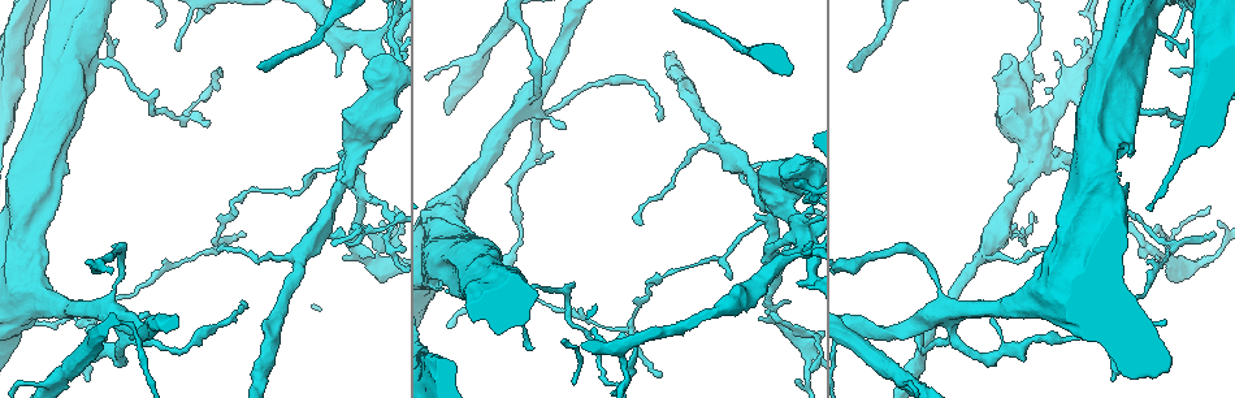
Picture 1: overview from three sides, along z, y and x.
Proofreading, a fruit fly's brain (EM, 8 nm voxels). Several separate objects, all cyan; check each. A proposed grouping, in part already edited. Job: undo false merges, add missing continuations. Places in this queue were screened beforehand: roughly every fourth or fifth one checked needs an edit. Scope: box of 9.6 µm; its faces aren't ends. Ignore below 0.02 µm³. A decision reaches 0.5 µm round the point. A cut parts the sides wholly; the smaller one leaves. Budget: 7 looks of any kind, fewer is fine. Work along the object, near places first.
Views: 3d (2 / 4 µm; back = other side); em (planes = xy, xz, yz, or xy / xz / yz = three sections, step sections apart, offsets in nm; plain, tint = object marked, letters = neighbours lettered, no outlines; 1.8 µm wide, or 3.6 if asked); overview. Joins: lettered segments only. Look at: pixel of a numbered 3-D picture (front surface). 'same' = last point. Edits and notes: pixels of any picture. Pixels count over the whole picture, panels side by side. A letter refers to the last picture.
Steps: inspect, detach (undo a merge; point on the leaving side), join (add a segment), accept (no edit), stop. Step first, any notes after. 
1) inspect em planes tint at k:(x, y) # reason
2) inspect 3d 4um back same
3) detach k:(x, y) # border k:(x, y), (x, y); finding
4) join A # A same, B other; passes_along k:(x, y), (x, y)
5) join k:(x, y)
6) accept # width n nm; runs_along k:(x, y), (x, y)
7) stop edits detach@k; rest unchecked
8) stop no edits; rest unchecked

inspect em xz step 4 letters at 1:(658, 121) # end of a long branch

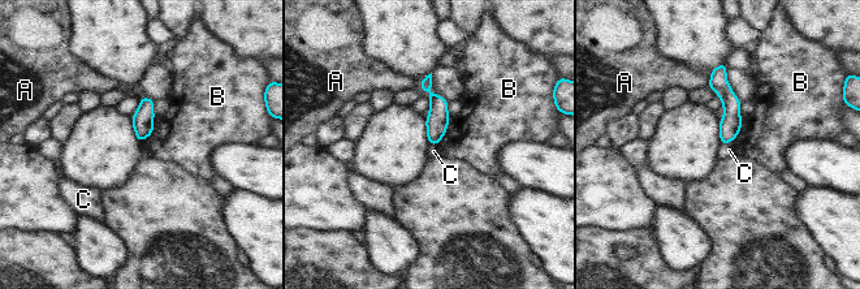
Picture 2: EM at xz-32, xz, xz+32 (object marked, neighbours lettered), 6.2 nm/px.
accept # A other, B other, C other; border 2:(450, 116), (445, 134), (433, 146); no lettered segment goes on from it

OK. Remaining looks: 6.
inspect 3d 2um at 1:(945, 314) # abrupt turn

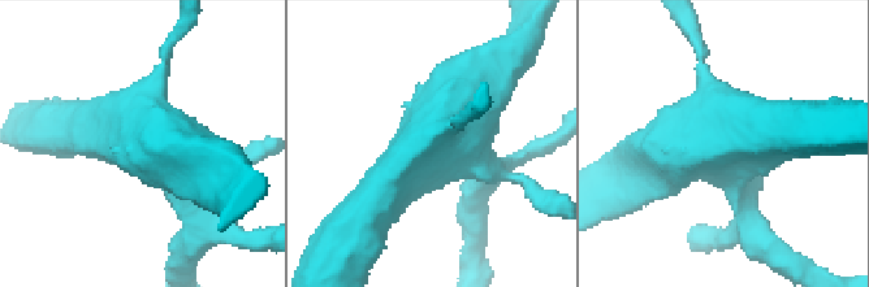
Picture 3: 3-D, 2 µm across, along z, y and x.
inspect em xy step 4 tint at 3:(453, 139) # shape alone is not enough

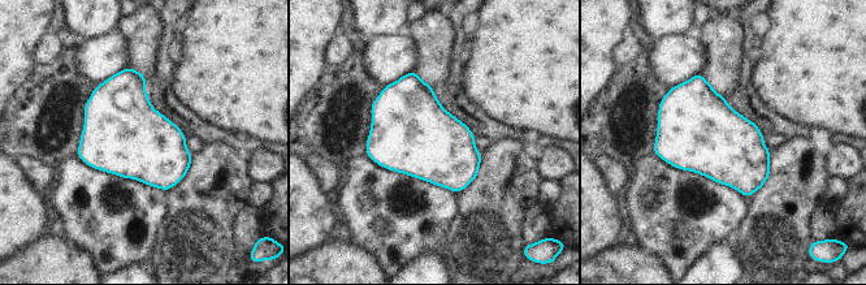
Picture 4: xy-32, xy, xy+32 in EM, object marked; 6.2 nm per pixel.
inspect em planes letters same # another direction

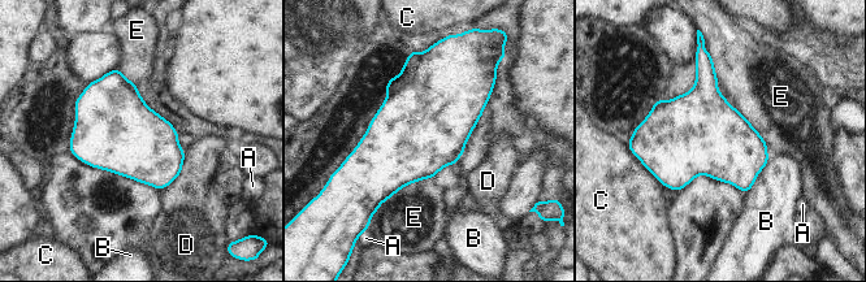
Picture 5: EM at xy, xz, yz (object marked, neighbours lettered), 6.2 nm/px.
accept # A other, B other, C other, D other, E other; border 5:(433, 177), (402, 186), (376, 209); all the same neuron

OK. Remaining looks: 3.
inspect em 3.6um planes letters at 1:(365, 194) # sharp bend

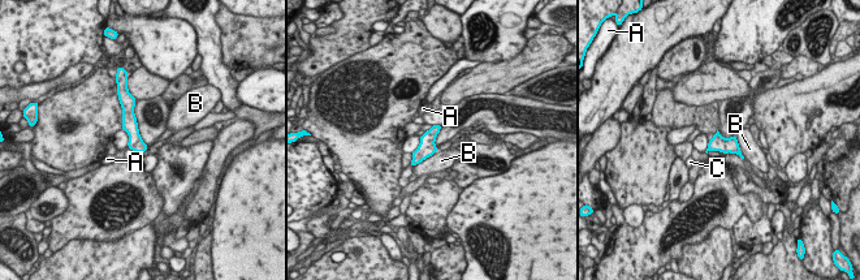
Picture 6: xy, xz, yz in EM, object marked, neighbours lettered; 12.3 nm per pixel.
accept # A other, B other, C other; runs_along 6:(129, 106), (129, 124), (141, 149); one neuron here

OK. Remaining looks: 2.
stop no edits; rest unchecked

